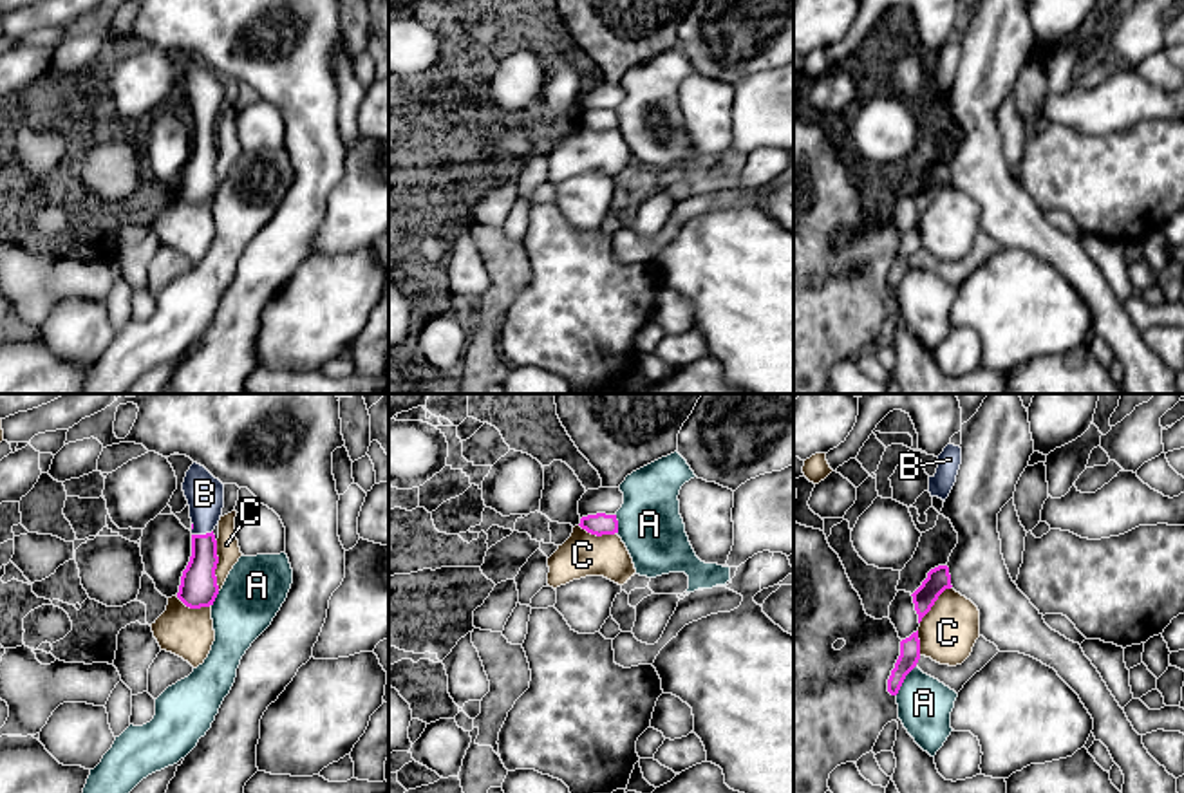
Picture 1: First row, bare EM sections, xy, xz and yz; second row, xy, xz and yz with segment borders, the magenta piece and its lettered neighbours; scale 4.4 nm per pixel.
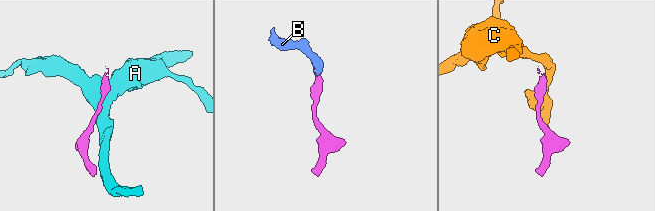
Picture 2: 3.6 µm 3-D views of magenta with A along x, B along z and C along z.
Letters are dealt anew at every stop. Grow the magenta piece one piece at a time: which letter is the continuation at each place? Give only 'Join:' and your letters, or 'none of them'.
Join: B

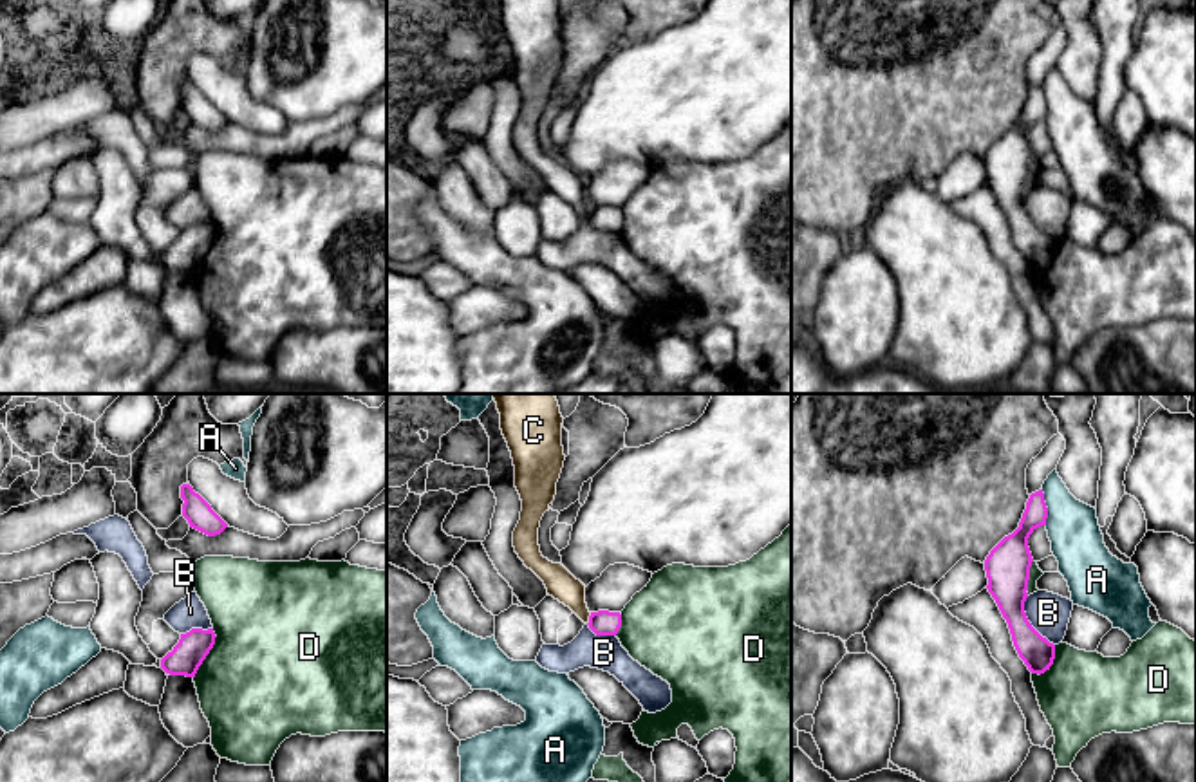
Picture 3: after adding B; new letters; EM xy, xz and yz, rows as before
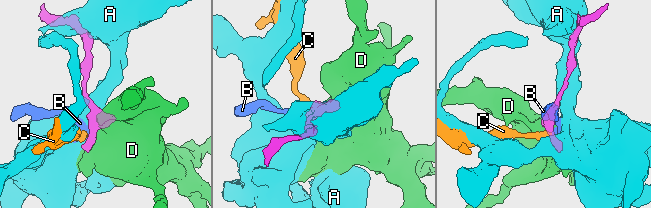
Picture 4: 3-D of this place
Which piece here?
Join: none of them

